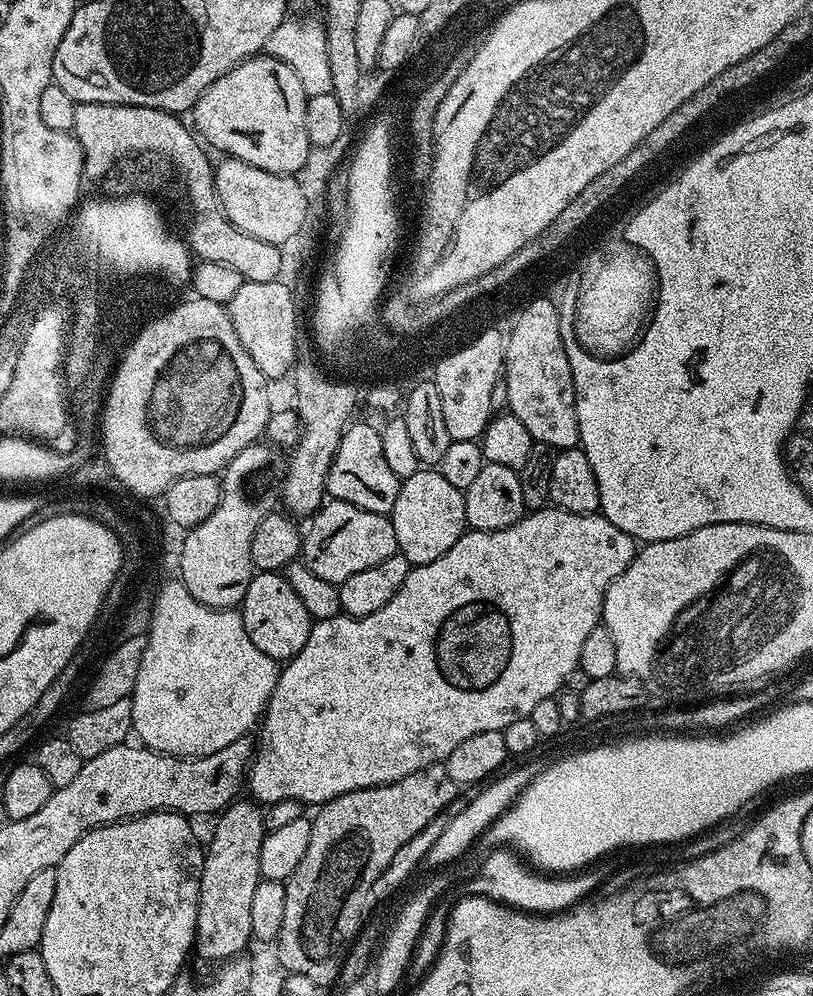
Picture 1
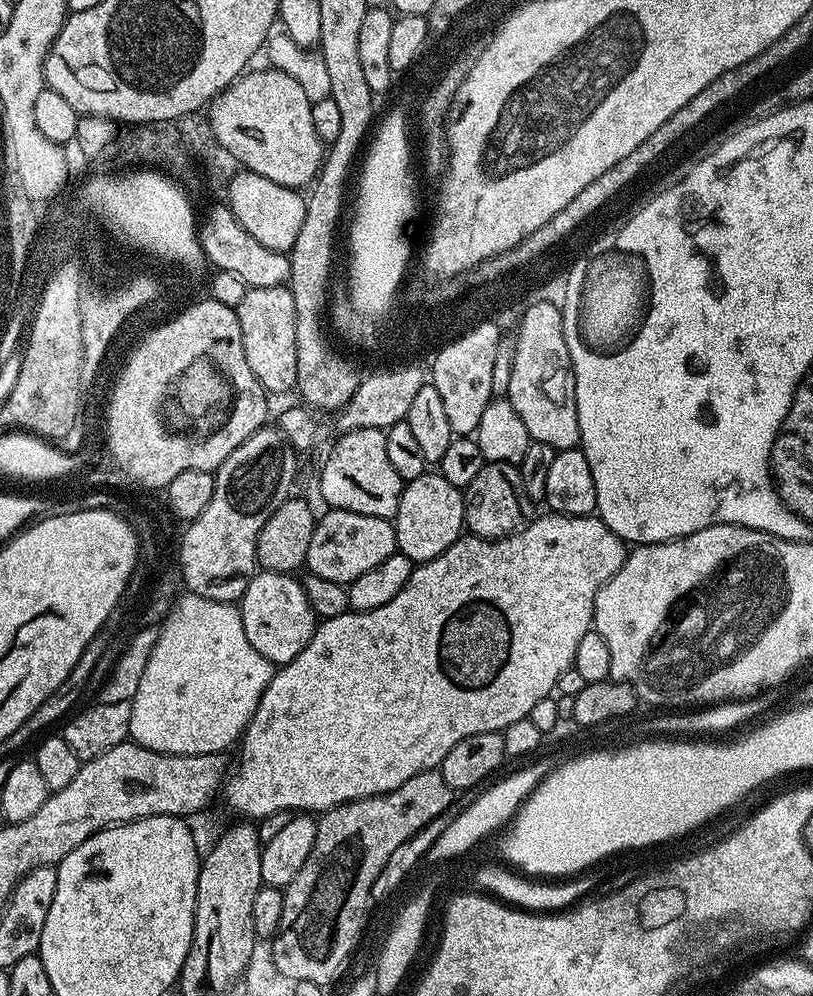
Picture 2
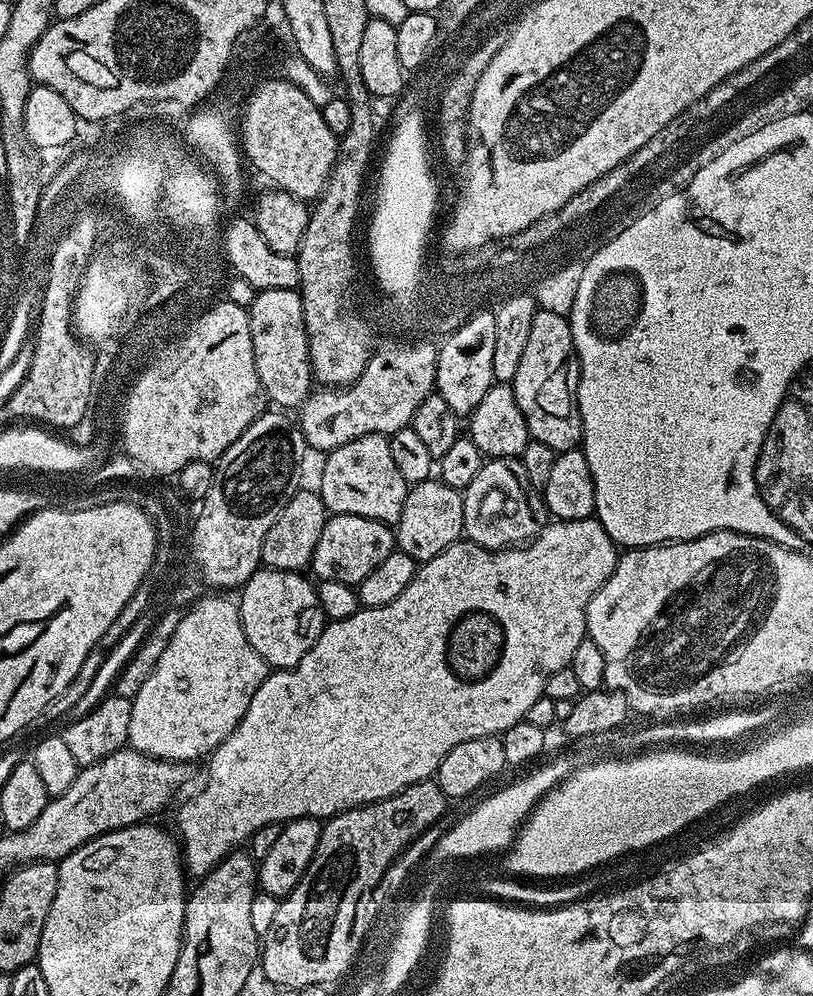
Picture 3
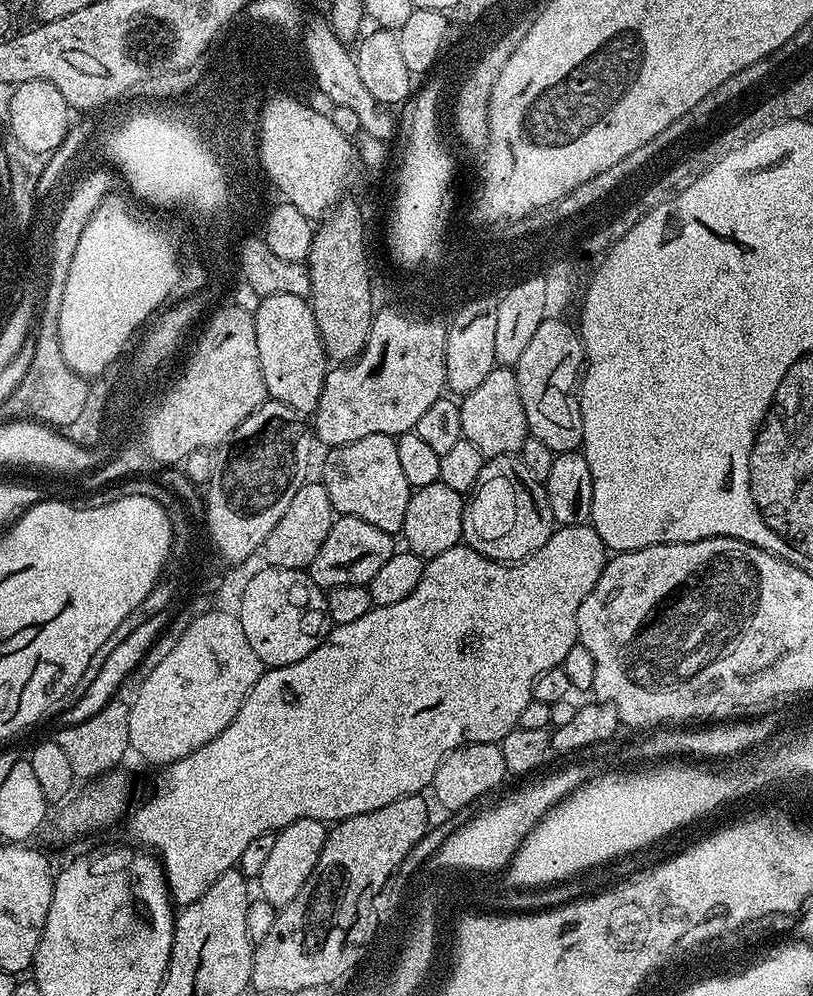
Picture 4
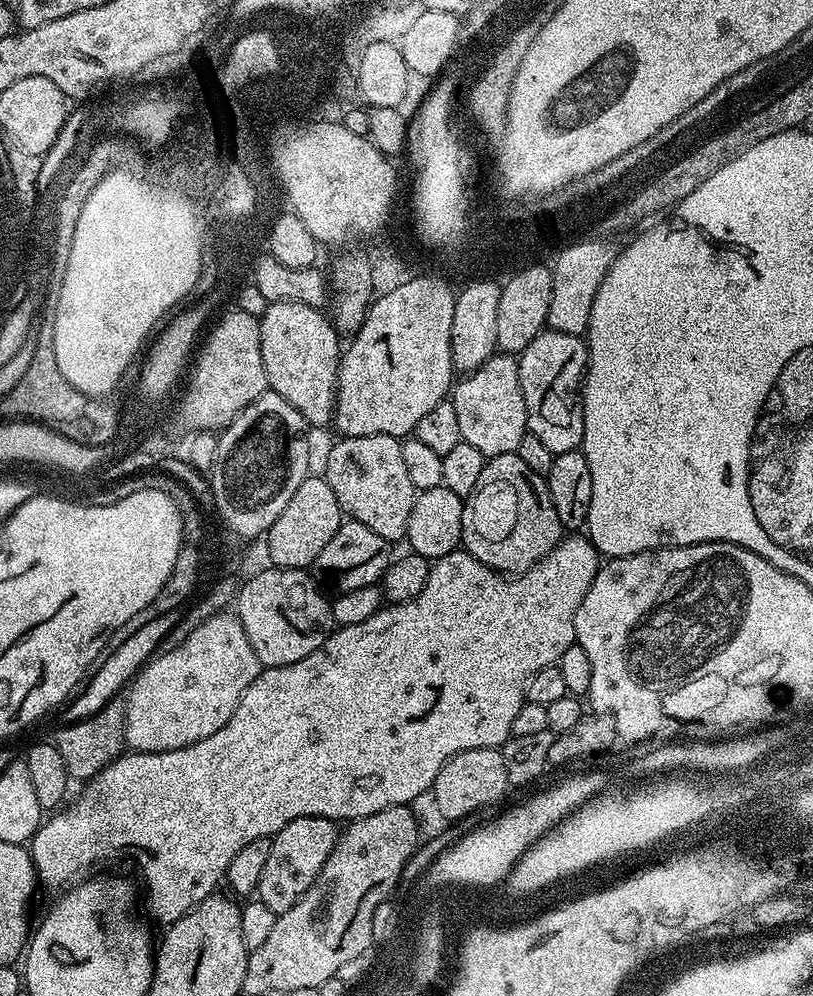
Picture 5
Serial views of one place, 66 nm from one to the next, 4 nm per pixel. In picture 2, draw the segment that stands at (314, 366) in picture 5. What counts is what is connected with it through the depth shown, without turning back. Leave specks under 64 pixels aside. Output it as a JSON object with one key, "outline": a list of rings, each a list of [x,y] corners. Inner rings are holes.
{"outline":[[[249,287],[244,293],[242,302],[236,305],[235,310],[236,317],[240,319],[246,362],[250,362],[250,370],[254,370],[254,374],[269,393],[288,392],[291,388],[293,391],[298,383],[296,381],[296,311],[291,287]]]}

